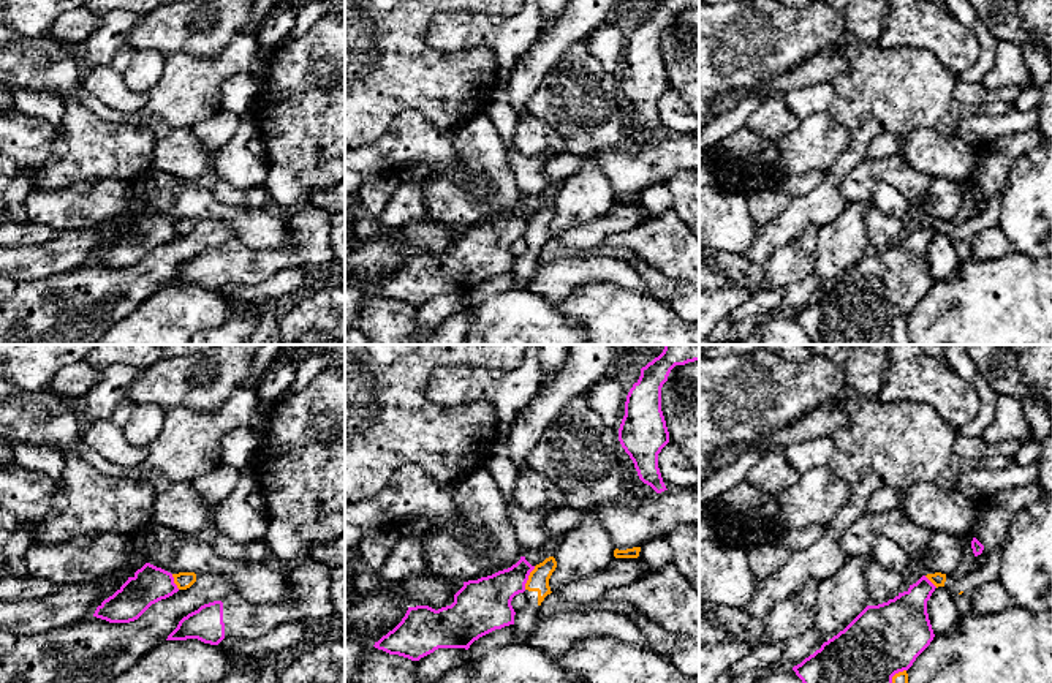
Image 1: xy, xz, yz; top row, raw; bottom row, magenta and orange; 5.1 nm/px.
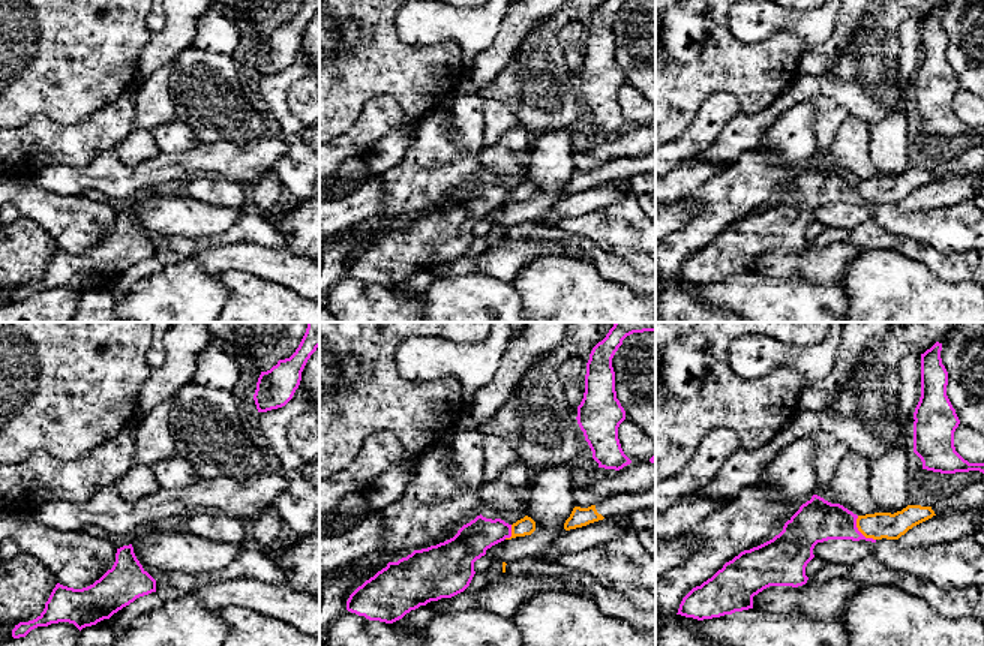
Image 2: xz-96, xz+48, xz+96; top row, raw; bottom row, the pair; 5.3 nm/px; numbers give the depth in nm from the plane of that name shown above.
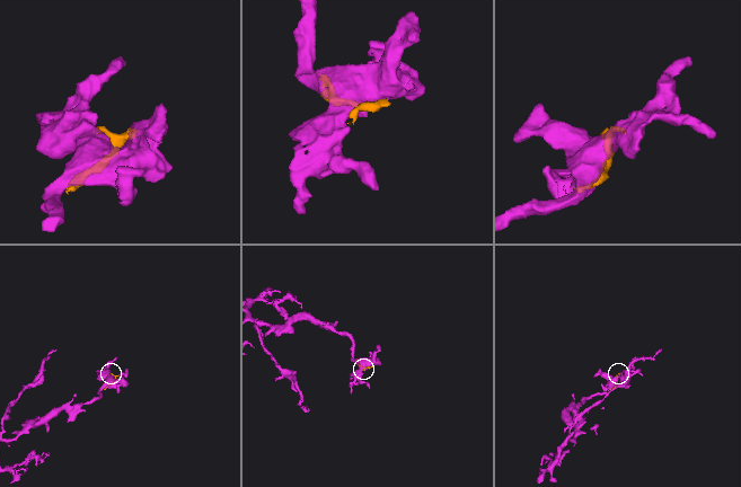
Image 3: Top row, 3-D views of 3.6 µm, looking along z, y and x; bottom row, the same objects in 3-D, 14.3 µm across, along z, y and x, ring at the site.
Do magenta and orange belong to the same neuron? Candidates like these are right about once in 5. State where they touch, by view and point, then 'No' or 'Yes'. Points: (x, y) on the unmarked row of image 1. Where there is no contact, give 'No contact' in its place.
Touches magenta at xz (527, 223). No

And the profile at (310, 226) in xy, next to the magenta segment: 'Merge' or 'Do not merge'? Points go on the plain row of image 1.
Merge

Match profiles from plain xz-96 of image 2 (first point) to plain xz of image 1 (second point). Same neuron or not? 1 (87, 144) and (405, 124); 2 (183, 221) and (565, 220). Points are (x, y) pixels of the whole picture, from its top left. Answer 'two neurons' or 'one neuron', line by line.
1: one neuron
2: two neurons

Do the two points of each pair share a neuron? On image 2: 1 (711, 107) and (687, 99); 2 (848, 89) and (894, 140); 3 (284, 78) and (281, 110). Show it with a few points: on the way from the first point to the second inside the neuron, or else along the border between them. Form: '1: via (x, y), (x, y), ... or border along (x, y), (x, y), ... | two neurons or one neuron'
1: border along (735, 96), (726, 92), (711, 93), (681, 134) | two neurons
2: border along (909, 114), (899, 105), (887, 117), (870, 126) | two neurons
3: via (279, 86), (279, 102) | one neuron

